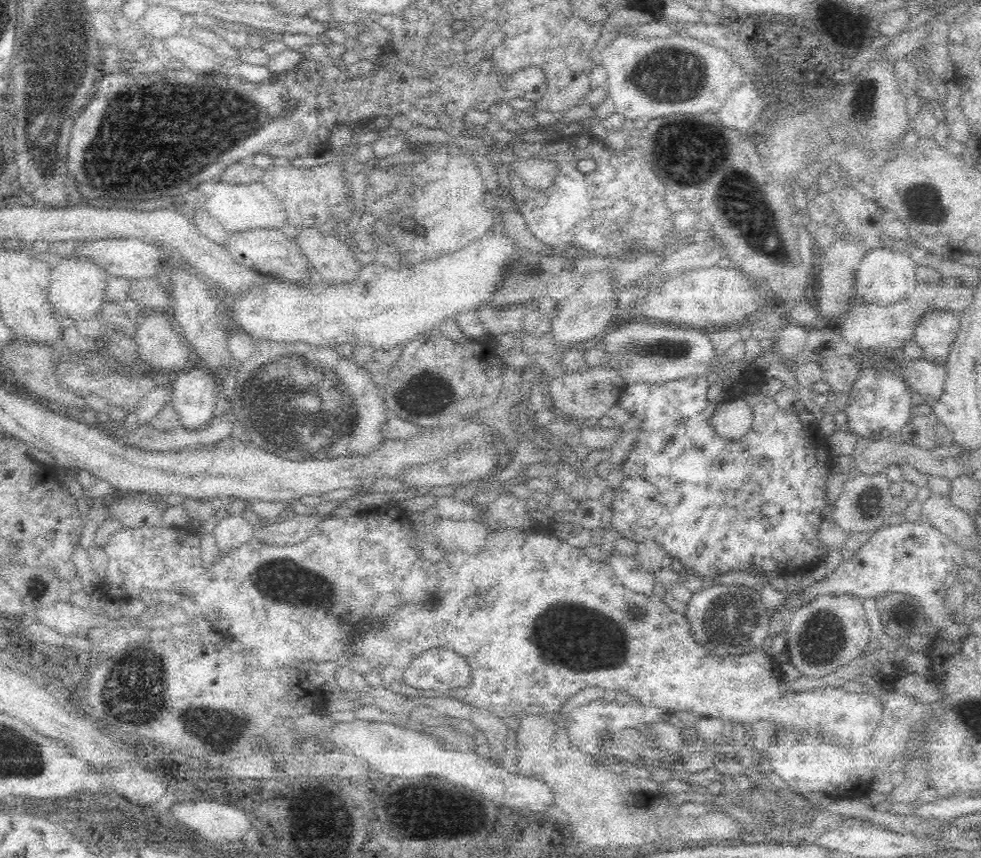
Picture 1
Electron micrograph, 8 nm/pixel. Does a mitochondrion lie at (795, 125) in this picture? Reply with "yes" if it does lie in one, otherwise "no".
no

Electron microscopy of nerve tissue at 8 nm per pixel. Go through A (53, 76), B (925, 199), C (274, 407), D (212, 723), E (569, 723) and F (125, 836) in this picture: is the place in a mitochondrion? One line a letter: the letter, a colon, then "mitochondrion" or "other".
A: mitochondrion
B: mitochondrion
C: mitochondrion
D: mitochondrion
E: other
F: mitochondrion

